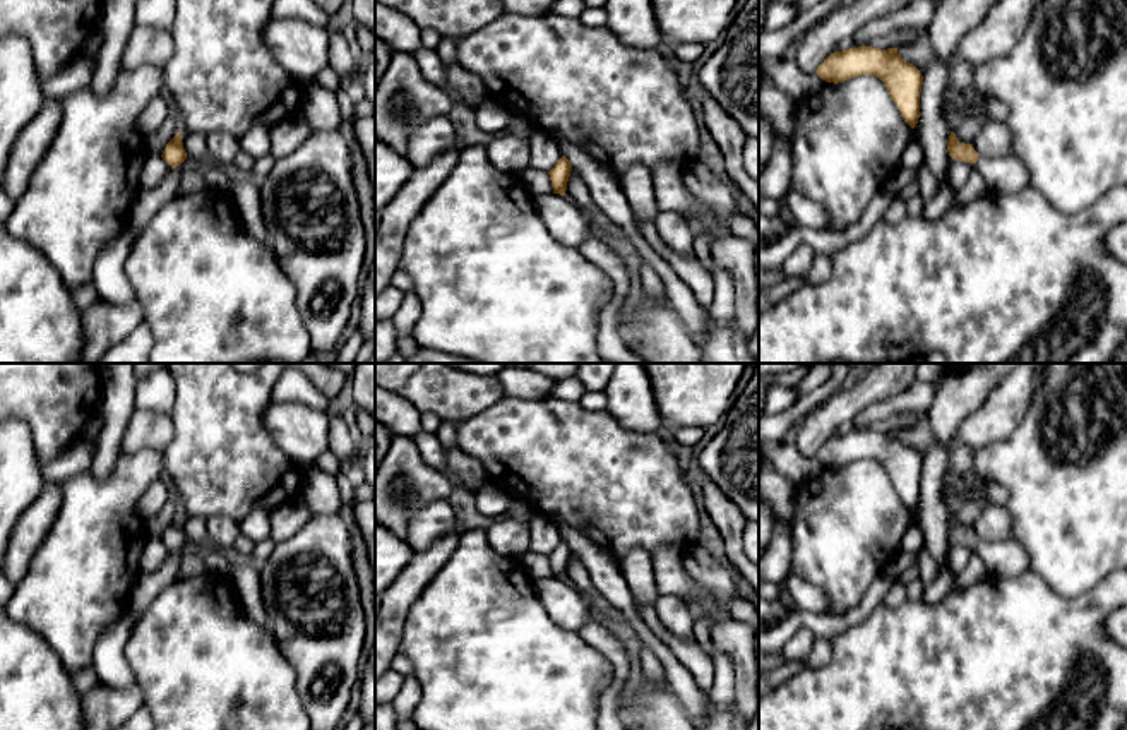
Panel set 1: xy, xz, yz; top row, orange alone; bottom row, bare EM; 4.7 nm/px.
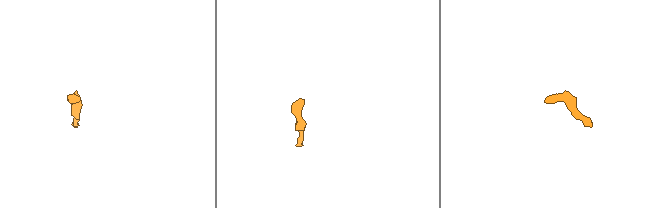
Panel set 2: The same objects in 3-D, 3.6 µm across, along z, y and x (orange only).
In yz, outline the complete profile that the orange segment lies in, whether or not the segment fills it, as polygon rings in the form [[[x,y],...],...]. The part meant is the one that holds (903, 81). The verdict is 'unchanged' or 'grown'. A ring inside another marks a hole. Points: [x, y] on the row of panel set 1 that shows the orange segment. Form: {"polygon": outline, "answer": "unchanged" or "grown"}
{"polygon": [[[858,46],[834,51],[817,67],[815,74],[834,84],[858,75],[879,77],[901,110],[904,122],[911,129],[916,127],[923,75],[913,63],[901,58],[897,48]]], "answer": "unchanged"}

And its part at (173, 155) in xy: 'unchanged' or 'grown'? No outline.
unchanged

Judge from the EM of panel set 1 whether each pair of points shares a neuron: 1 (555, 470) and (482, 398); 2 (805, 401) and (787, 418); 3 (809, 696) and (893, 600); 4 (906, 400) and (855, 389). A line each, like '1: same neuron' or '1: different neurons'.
1: different neurons
2: same neuron
3: different neurons
4: different neurons

